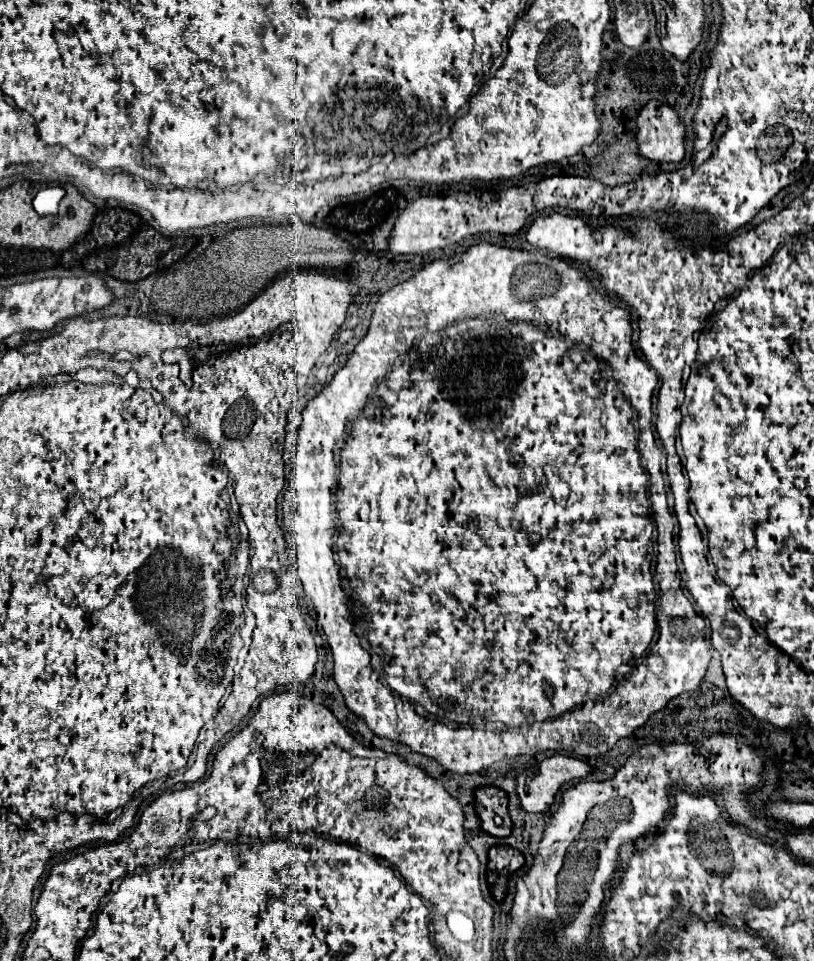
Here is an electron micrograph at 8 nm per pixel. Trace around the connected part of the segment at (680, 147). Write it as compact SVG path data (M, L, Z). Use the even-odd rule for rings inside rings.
M649 101L637 117L637 149L639 155L659 161L677 163L685 155L685 129L677 113L659 101Z

